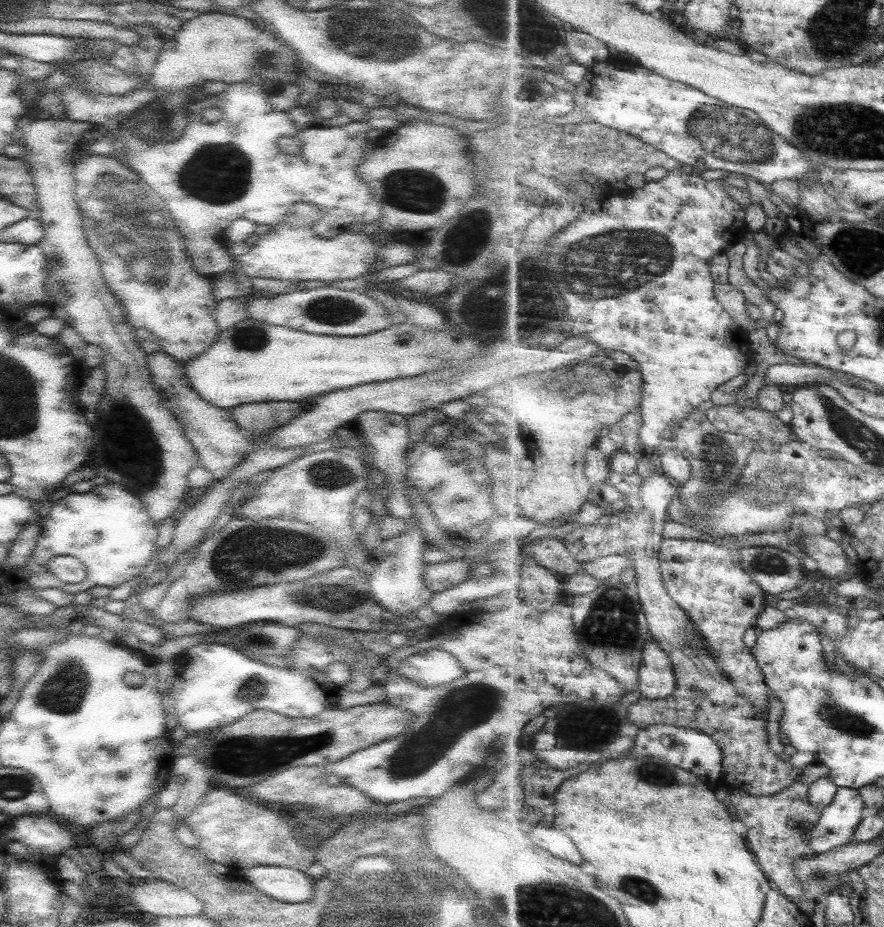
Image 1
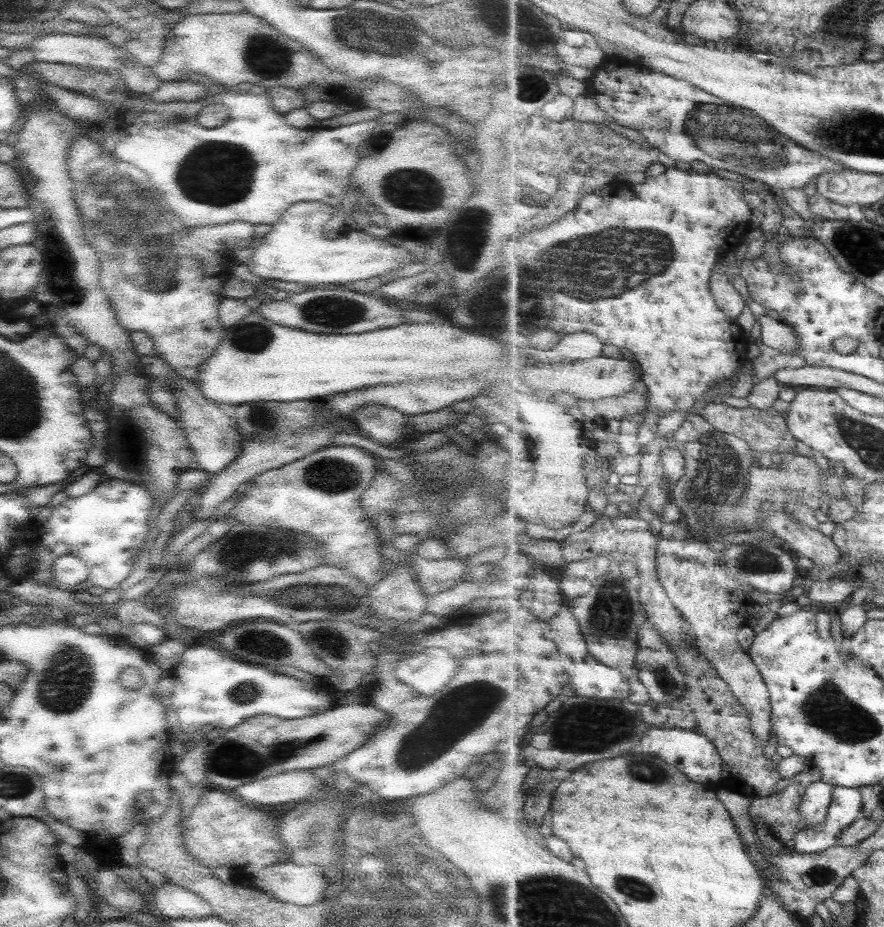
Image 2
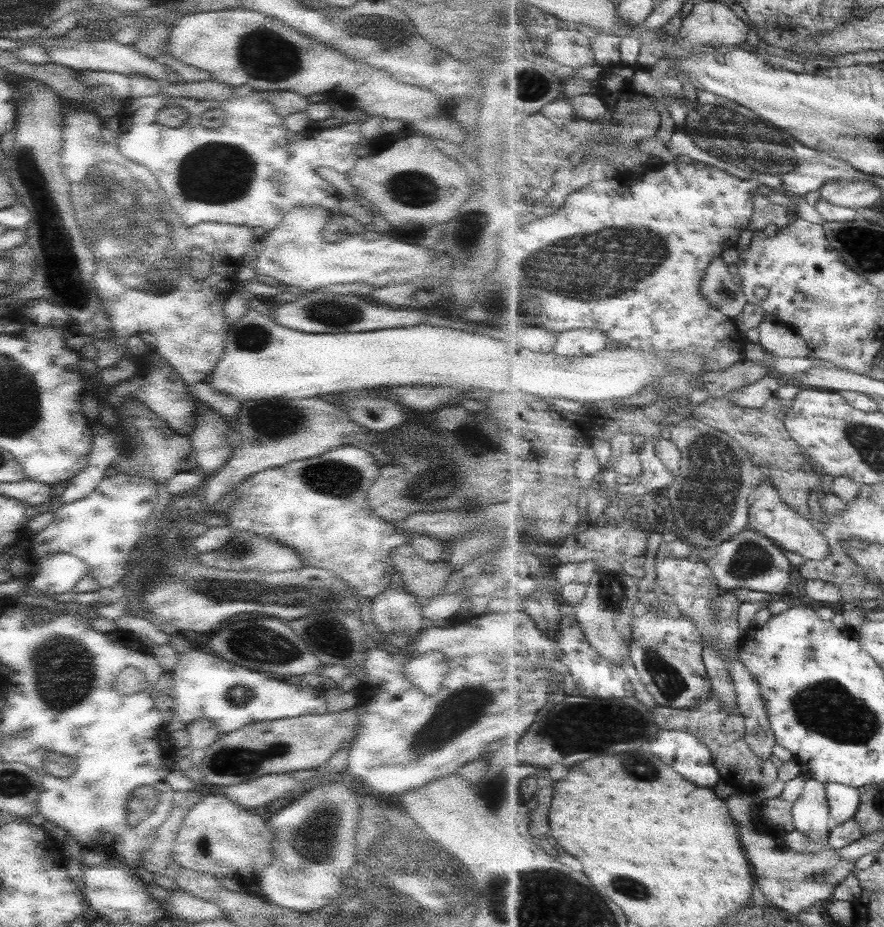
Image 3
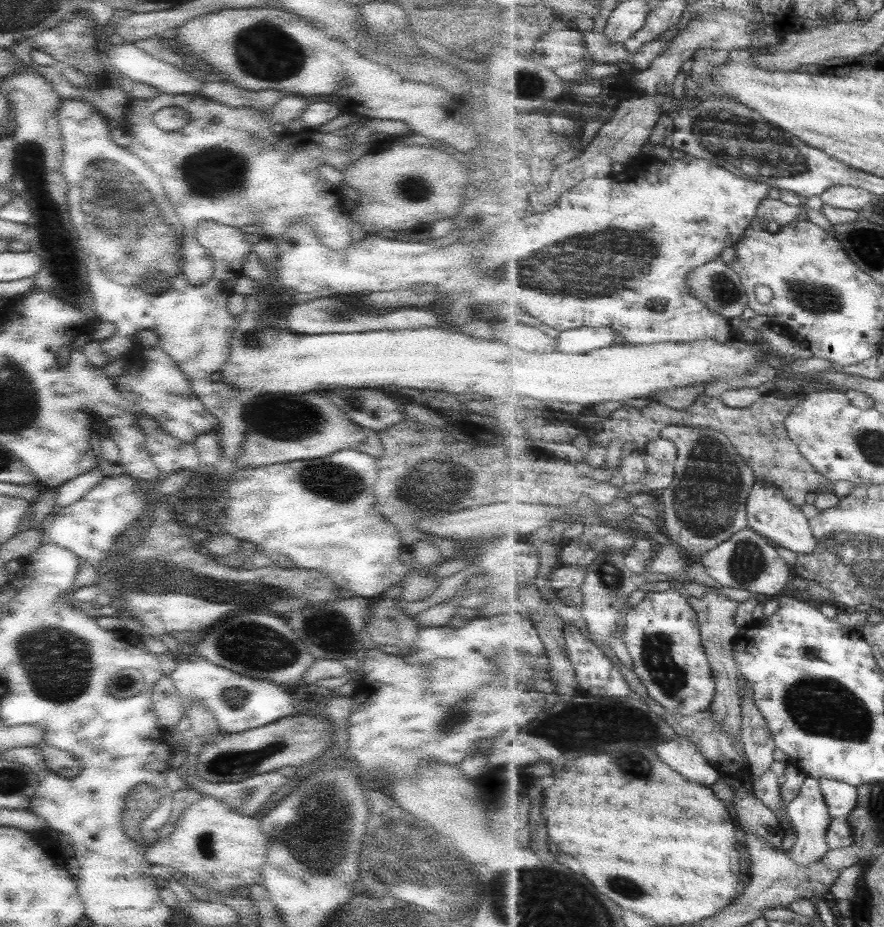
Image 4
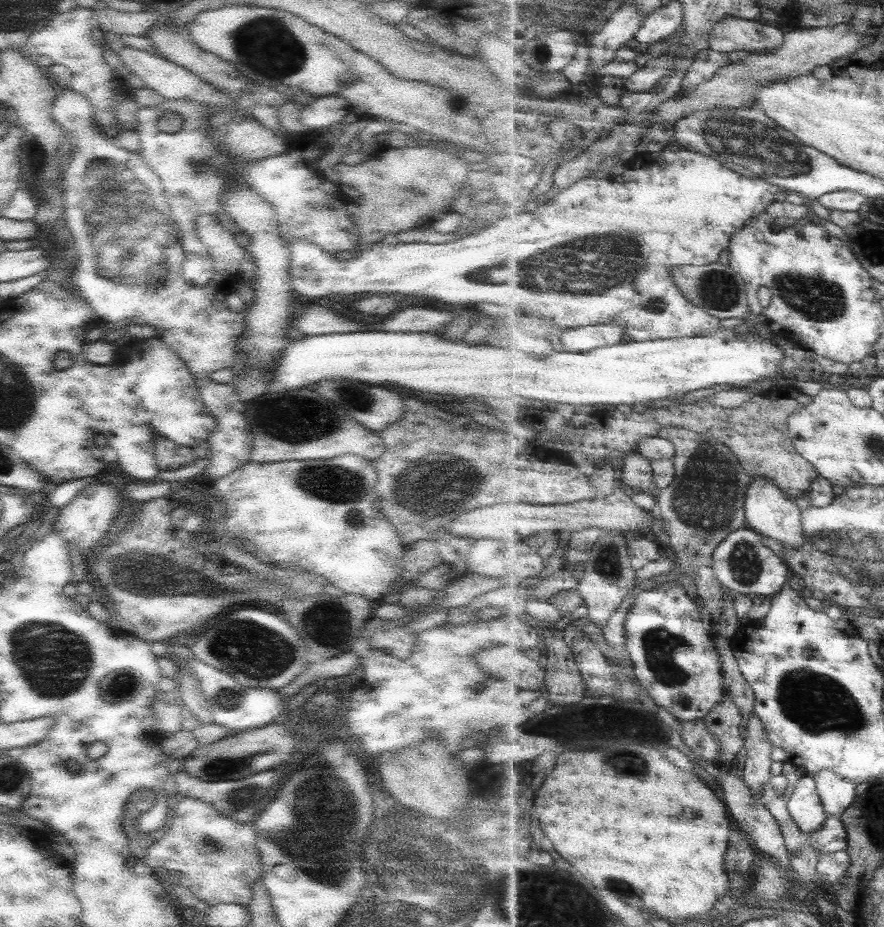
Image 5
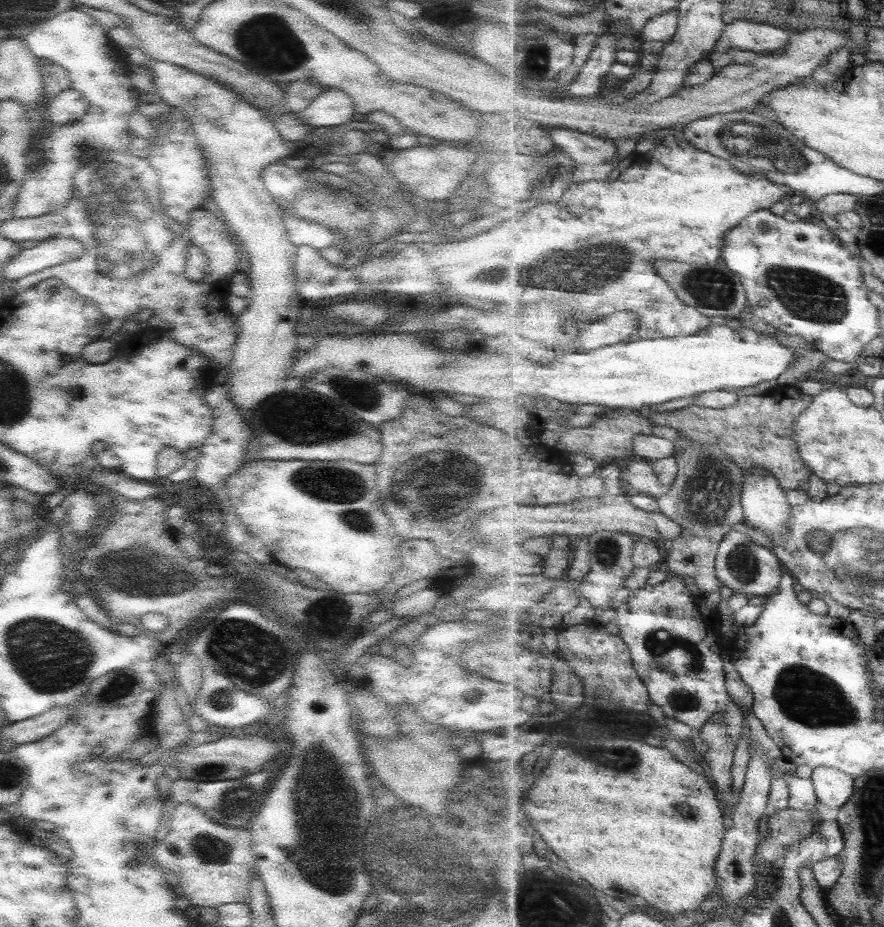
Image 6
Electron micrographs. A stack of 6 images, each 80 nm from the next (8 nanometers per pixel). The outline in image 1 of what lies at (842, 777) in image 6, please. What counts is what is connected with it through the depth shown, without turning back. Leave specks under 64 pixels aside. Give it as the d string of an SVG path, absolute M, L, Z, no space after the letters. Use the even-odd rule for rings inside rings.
M839 787L832 803L821 812L821 818L819 818L816 828L807 834L808 846L816 854L821 854L851 844L852 839L855 838L857 826L864 820L863 810L865 807L864 797L858 789Z

